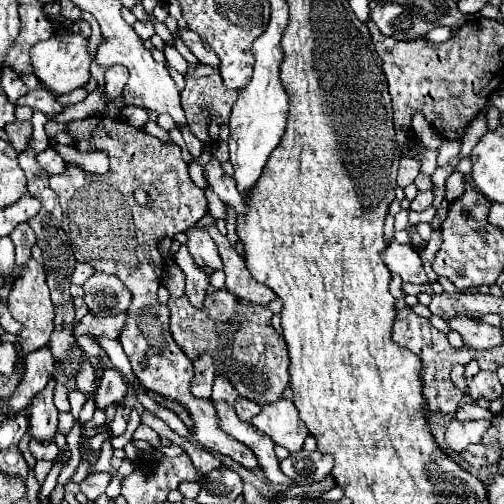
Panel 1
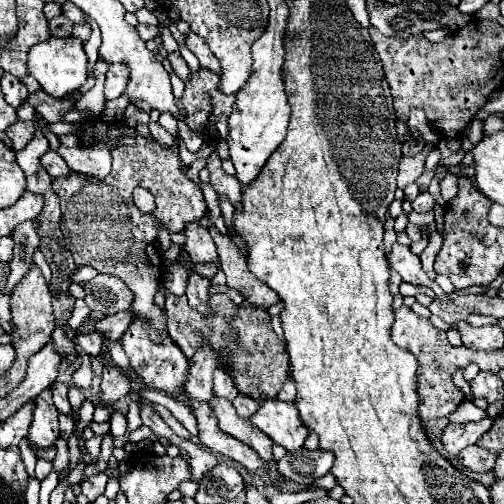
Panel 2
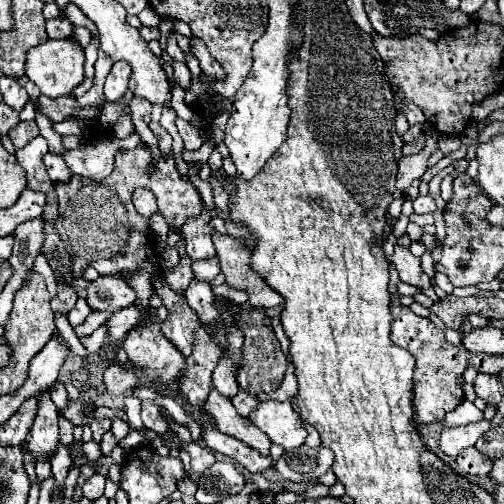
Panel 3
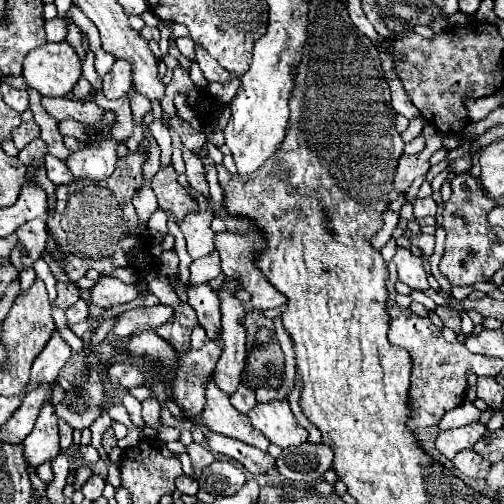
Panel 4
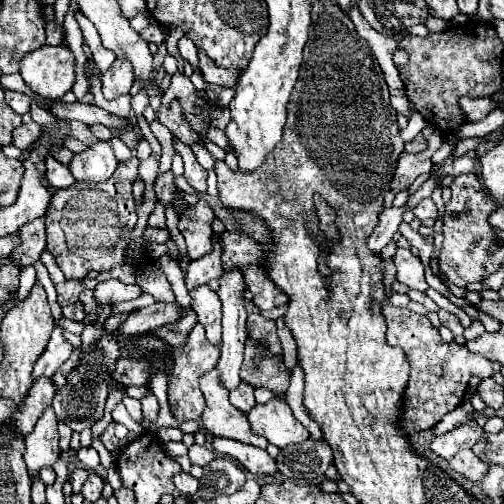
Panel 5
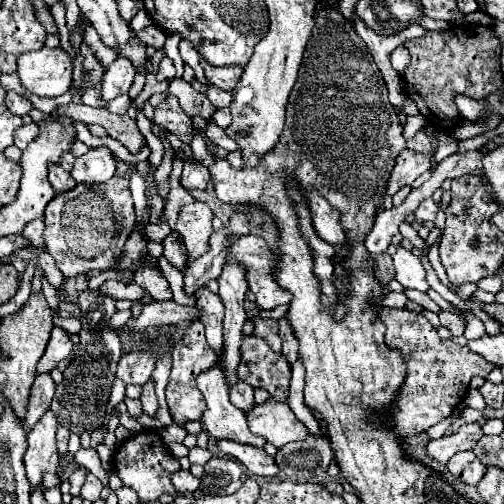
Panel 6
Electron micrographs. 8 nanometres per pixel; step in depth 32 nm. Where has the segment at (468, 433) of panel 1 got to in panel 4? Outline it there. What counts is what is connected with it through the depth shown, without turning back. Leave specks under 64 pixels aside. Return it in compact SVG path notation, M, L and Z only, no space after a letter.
M474 422L474 424L462 426L462 428L454 428L454 430L444 430L444 432L440 432L440 436L436 440L436 448L446 458L454 458L460 450L472 448L486 430L488 428L482 422Z

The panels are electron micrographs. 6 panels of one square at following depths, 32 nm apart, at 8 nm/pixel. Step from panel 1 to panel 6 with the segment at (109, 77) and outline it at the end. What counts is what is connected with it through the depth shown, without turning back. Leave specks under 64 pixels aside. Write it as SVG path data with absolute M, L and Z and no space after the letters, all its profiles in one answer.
M118 56L102 78L102 96L104 100L114 100L120 94L128 94L134 81L136 69L124 56Z

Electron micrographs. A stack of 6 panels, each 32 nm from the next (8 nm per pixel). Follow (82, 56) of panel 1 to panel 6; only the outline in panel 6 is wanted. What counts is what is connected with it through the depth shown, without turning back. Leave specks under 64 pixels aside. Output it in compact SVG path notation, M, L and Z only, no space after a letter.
M44 46L20 56L18 76L28 92L44 98L56 98L72 86L72 58L60 46Z

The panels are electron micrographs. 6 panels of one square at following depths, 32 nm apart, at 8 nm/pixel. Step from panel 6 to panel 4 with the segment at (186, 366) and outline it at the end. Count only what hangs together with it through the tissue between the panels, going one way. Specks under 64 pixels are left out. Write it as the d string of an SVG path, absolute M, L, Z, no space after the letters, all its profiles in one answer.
M202 326L192 332L192 344L188 354L180 354L180 372L172 384L172 398L182 406L188 418L198 418L206 400L206 382L212 376L216 362L222 354L220 344L212 342Z

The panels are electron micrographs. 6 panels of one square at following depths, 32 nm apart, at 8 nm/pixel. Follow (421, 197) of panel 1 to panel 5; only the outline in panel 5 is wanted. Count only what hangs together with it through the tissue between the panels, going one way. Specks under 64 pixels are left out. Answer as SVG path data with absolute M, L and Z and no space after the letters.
M426 198L426 200L422 200L416 208L414 208L414 216L418 218L418 220L426 220L426 218L436 218L438 216L438 208L436 208L436 204L432 202L432 198Z

